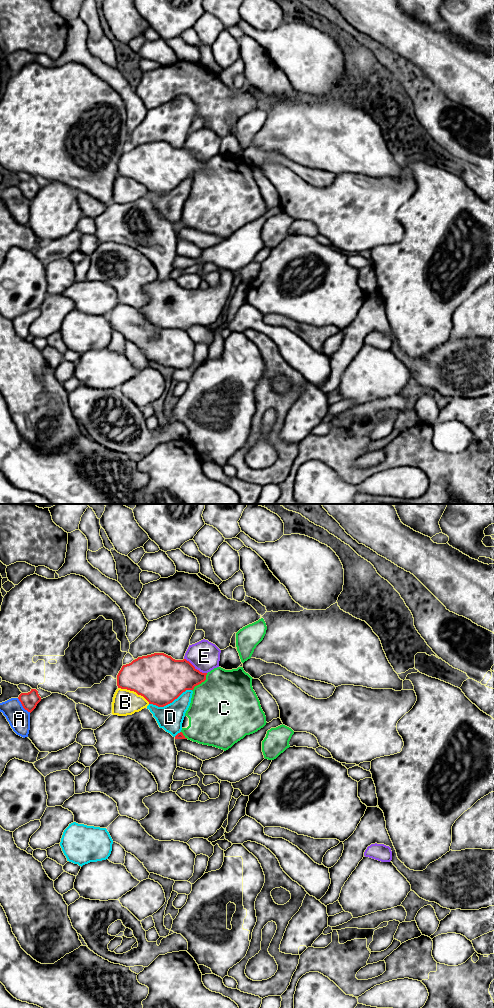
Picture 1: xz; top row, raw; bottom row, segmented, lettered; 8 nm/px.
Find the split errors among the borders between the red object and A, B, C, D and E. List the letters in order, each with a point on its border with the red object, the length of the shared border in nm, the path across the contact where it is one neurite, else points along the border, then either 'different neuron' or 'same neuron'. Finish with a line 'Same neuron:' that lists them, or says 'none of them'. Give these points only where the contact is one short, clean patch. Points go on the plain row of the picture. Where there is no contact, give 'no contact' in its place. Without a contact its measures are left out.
A: xz (22, 193) | 160 nm | different neuron
B: xz (134, 179) | 280 nm | different neuron
C: xz (201, 170) | 190 nm | different neuron
D: xz (170, 190) | 360 nm | different neuron
E: xz (194, 155) | 220 nm | different neuron
Same neuron: none of them

